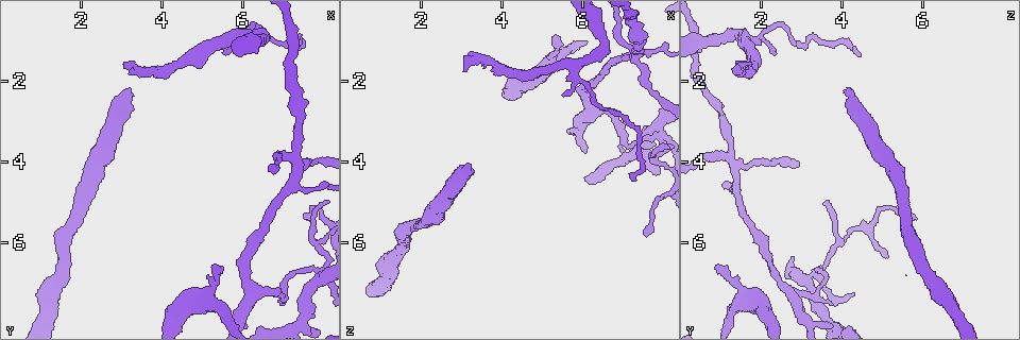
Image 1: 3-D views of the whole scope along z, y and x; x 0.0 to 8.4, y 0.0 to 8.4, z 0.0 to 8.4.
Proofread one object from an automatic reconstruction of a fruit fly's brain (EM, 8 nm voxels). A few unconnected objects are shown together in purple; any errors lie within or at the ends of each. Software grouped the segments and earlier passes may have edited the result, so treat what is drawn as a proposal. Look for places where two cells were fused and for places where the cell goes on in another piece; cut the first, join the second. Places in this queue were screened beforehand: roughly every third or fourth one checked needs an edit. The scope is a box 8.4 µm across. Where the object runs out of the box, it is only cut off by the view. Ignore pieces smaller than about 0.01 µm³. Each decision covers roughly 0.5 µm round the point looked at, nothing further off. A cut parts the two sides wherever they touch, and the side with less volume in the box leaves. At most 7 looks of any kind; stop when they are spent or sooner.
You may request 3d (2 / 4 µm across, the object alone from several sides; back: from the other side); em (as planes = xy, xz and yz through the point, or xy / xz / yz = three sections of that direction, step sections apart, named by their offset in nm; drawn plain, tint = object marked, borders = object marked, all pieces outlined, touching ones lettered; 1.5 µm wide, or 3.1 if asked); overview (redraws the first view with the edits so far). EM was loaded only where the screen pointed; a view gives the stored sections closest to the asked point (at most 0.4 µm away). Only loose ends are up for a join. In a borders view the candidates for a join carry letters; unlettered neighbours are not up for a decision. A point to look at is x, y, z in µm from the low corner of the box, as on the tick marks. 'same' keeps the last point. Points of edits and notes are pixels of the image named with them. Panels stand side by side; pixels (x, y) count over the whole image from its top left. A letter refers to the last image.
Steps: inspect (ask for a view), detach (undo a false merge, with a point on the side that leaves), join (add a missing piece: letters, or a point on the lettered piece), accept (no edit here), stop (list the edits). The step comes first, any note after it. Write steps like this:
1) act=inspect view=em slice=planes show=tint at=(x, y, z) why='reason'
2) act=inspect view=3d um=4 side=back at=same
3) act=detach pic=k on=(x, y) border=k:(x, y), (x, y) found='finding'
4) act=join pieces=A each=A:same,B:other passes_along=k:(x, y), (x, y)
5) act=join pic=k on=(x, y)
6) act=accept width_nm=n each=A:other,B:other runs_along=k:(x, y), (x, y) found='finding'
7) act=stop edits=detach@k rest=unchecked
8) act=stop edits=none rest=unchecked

act=inspect view=em slice=planes show=borders at=(7.25, 1.40, 4.40)

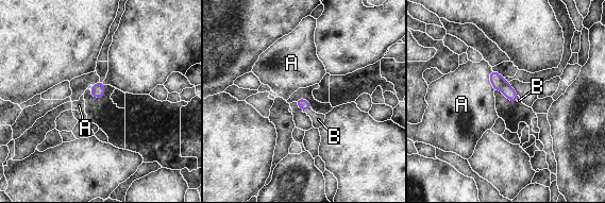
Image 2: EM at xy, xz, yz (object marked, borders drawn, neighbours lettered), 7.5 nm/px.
act=join pieces=B width_nm=90 each=A:other,B:same passes_along=2:(303, 104), (306, 110), (318, 119) found='the cell continues'

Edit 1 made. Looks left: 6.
act=inspect view=overview

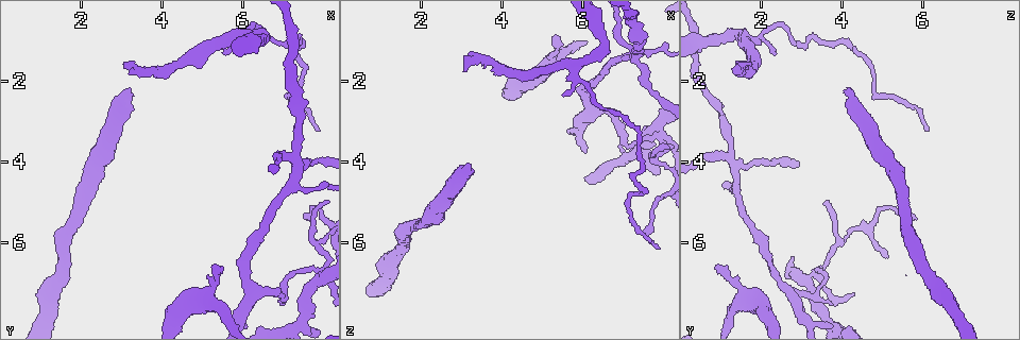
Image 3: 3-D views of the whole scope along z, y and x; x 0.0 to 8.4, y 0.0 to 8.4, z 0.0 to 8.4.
act=inspect view=em slice=xy step=8 show=borders at=(7.85, 3.20, 6.20) why='thin end'

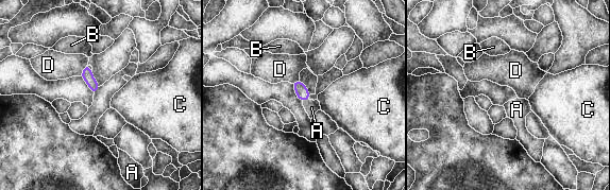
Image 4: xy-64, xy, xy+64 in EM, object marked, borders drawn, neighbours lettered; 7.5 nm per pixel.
act=join pieces=A width_nm=100 each=A:same,B:other,C:other,D:other passes_along=4:(302, 92), (305, 100), (311, 107) found='the cell continues'

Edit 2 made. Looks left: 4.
act=inspect view=3d um=4 side=back at=(7.35, 4.10, 1.35) why='looks like a crossing'

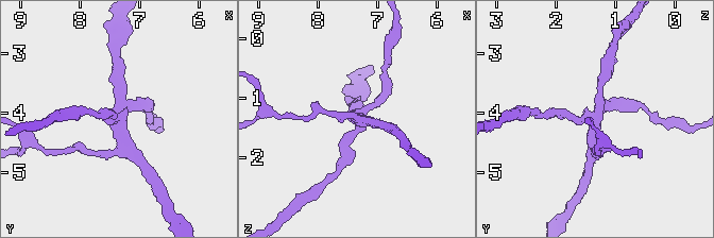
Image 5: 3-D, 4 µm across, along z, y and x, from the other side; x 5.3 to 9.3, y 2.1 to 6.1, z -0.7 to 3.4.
act=inspect view=em slice=xy step=4 show=tint at=(7.30, 4.10, 1.40) arms=4

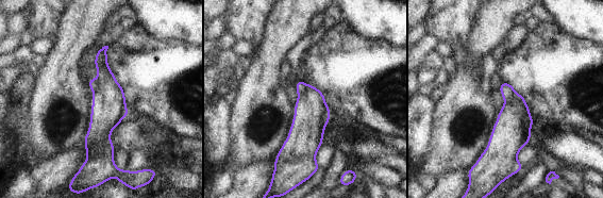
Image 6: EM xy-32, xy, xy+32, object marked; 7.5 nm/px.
act=inspect view=em slice=planes show=borders at=same

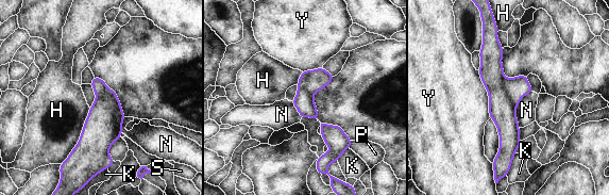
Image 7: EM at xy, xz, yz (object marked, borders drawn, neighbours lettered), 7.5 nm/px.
act=detach pic=7 on=(517, 87) width_nm=180 longest_contact=H:440nm each=H:other,K:other,N:other,P:other,S:other,Y:other found='a second cell is stuck on'

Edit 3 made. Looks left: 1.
act=stop edits=join@2,join@4,detach@7 rest=unchecked

